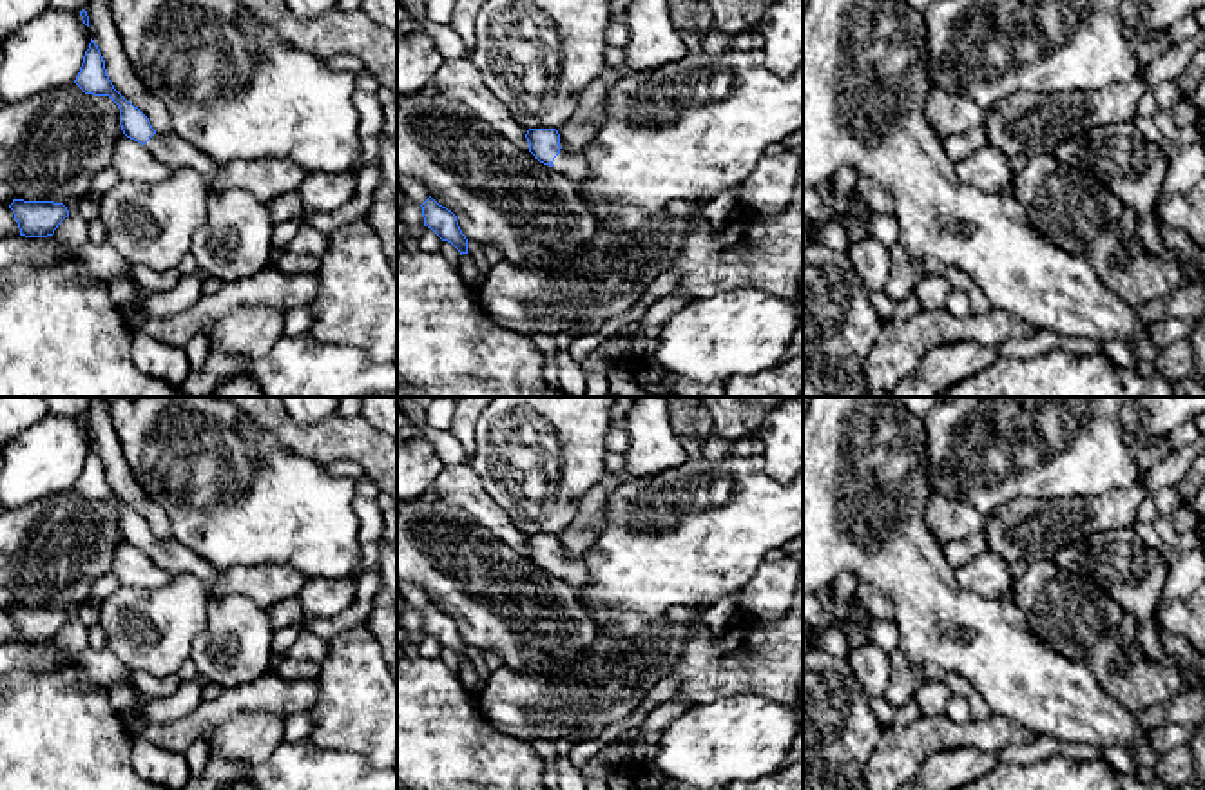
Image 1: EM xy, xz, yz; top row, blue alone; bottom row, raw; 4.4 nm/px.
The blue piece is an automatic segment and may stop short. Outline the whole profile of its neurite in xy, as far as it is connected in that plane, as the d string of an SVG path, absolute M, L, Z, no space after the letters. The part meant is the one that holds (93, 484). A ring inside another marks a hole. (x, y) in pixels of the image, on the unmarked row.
M92 444L74 489L85 500L109 502L120 515L123 540L141 549L161 569L170 574L192 574L207 585L219 576L221 569L214 567L178 540L159 540L152 535L149 524L114 495L107 482L105 466Z

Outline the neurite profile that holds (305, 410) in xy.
M281 397L286 415L301 426L313 426L335 413L341 397Z

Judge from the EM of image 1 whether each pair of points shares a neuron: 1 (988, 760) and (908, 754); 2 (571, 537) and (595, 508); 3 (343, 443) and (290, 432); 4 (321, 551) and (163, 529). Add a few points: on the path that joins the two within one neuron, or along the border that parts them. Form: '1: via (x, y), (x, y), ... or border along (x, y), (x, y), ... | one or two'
1: border along (972, 745), (943, 747), (930, 754), (917, 770) | two
2: via (578, 529), (591, 515) | one
3: via (330, 441), (303, 441) | one
4: border along (147, 495), (165, 513), (174, 537) | two

